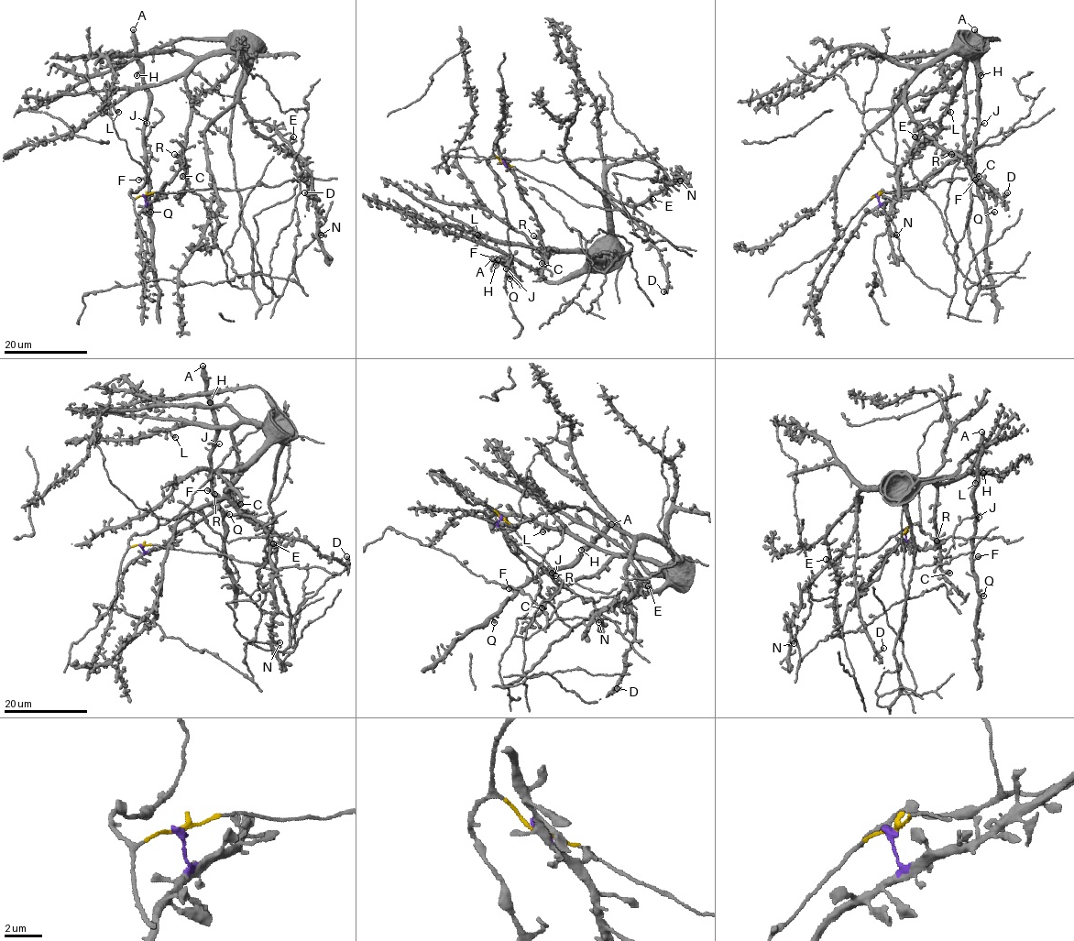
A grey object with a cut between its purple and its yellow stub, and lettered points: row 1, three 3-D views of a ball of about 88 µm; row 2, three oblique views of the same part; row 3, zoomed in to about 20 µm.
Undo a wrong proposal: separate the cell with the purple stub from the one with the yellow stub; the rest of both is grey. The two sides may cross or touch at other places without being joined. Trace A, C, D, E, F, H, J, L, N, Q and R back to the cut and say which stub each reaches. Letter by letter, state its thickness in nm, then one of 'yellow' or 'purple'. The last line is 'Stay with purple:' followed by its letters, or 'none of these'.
A: 440 nm | yellow
C: 600 nm | purple
D: 280 nm | purple
E: 460 nm | purple
F: 360 nm | yellow
H: 360 nm | yellow
J: 110 nm | yellow
L: 460 nm | purple
N: 480 nm | purple
Q: 340 nm | yellow
R: 400 nm | purple
Stay with purple: C, D, E, L, N, R

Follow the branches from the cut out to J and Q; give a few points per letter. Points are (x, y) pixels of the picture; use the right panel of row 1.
J: (878, 195), (871, 198), (881, 191), (926, 182), (946, 165), (969, 157), (976, 147), (976, 128), (984, 123)
Q: (878, 195), (871, 198), (881, 191), (926, 182), (946, 165), (974, 152), (978, 197), (989, 213), (994, 212)

